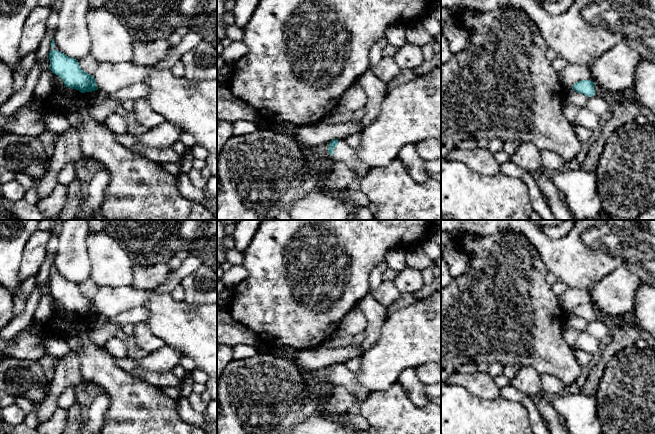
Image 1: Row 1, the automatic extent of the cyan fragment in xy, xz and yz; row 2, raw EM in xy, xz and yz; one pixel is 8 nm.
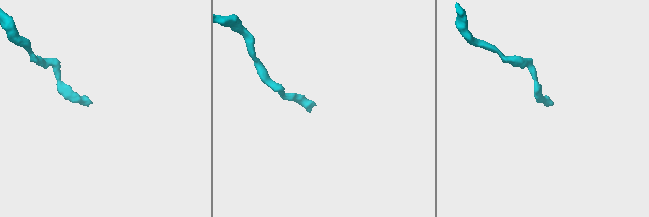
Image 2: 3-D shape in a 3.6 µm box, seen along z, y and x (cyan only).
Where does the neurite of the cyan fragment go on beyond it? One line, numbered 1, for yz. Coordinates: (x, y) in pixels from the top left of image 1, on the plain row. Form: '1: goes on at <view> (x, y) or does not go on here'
1: does not go on here

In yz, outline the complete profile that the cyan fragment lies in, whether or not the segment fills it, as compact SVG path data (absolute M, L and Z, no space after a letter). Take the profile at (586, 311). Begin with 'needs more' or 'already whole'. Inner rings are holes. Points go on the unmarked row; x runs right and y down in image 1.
already whole; M582 304L576 306L572 313L578 317L582 317L587 321L592 321L595 319L594 306L590 304Z

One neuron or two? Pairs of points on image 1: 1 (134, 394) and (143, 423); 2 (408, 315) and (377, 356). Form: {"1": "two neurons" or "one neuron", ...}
{"1": "one neuron", "2": "one neuron"}

